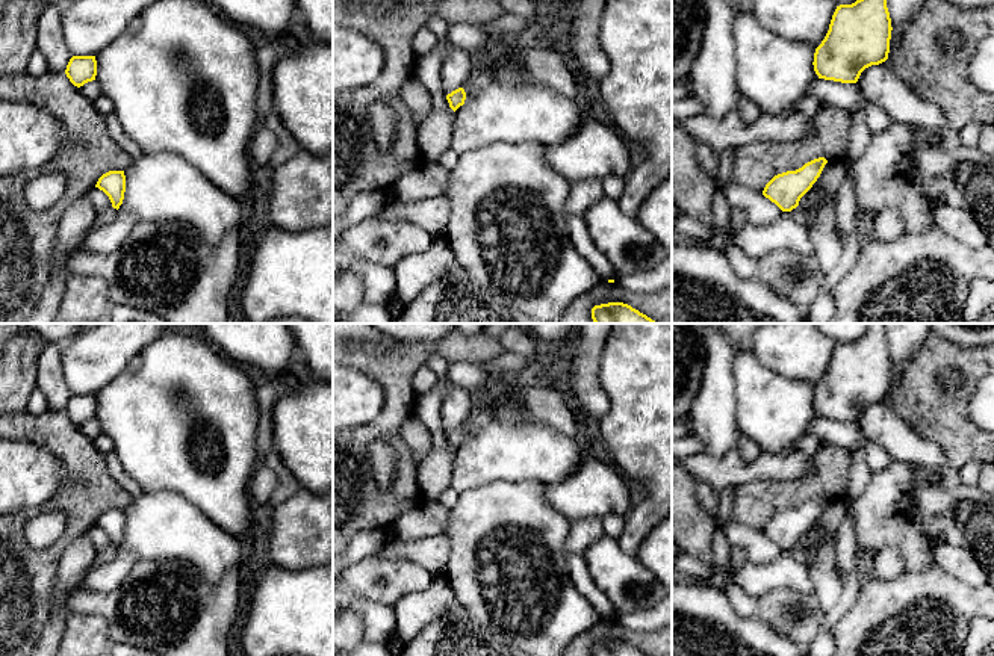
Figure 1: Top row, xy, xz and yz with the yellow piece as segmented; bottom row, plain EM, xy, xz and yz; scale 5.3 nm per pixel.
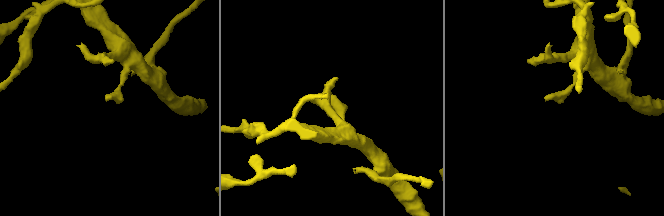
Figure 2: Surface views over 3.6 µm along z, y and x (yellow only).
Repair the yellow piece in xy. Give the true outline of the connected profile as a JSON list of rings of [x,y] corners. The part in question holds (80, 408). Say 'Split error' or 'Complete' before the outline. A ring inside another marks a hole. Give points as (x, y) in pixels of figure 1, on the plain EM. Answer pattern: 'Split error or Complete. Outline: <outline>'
Complete. Outline: [[[73,395],[67,404],[65,413],[70,417],[70,420],[77,426],[95,419],[95,395]]]

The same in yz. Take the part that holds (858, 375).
Complete. Outline: [[[870,323],[862,337],[837,345],[829,369],[814,391],[812,404],[818,417],[856,422],[865,407],[888,398],[893,366],[885,328],[887,323]]]

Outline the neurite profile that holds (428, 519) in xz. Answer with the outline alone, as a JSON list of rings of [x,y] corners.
[[[422,502],[399,515],[392,529],[392,541],[405,543],[445,534],[449,509],[440,503]]]

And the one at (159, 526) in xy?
[[[144,491],[141,496],[133,497],[124,514],[126,531],[118,550],[132,553],[138,561],[188,562],[210,585],[216,585],[230,568],[241,570],[241,540],[219,529],[179,493]]]

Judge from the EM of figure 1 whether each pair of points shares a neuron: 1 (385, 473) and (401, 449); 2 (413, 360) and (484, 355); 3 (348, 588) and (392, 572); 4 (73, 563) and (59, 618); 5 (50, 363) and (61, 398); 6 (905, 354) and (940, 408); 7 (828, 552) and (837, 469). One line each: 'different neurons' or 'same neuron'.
1: different neurons
2: same neuron
3: same neuron
4: same neuron
5: same neuron
6: different neurons
7: different neurons

